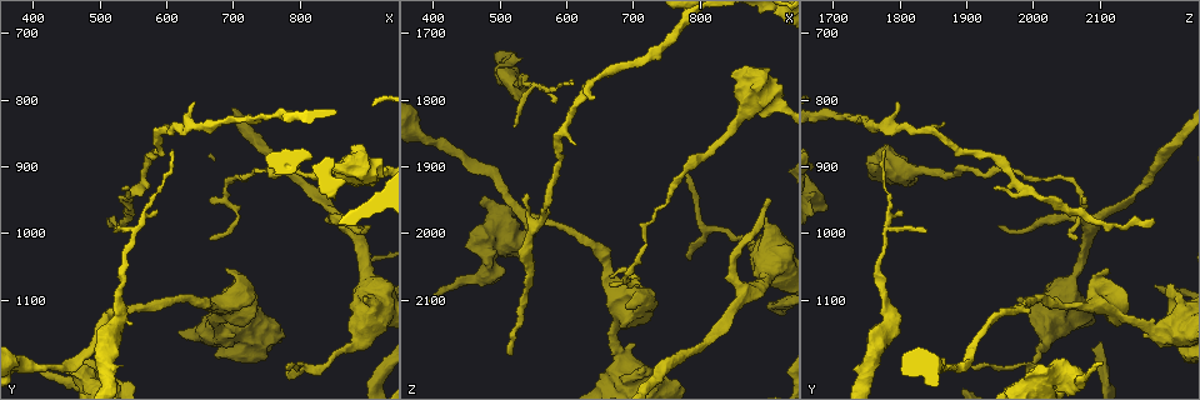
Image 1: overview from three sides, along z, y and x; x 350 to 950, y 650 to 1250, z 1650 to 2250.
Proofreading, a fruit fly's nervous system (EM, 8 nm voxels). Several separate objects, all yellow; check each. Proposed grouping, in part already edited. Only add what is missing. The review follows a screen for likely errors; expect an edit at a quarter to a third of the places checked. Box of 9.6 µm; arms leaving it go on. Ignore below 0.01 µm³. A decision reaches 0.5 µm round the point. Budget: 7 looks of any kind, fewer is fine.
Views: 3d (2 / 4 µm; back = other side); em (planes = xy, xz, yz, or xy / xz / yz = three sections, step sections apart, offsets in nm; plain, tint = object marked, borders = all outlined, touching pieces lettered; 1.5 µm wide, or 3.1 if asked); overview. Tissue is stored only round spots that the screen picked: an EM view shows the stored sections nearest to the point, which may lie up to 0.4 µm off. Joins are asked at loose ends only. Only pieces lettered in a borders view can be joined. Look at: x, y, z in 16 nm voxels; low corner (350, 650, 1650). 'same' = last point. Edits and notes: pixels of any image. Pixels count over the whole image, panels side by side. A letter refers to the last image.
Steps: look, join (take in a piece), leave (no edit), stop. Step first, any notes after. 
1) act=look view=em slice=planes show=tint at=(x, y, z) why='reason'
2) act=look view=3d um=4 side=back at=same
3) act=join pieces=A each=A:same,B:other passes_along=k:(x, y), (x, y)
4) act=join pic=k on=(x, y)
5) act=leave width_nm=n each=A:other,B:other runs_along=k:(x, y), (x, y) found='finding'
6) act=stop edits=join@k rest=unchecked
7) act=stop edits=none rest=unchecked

act=look view=3d um=2 at=(525, 1000, 1840) why='thin end'

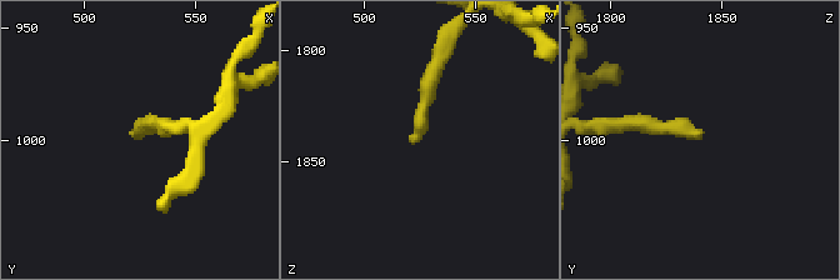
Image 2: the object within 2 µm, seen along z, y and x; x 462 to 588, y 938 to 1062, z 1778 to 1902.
act=look view=em slice=planes show=borders at=(523, 999, 1841) why='shape alone is not enough'

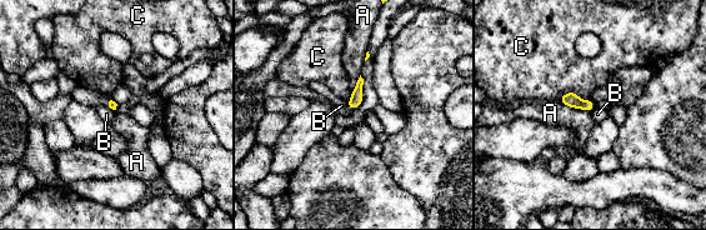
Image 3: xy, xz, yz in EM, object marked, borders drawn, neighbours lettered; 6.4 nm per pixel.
act=leave each=A:other,B:other,C:other border=3:(346, 101), (346, 105), (352, 110) found='none of them fits'

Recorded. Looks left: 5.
act=look view=em slice=planes show=borders at=(665, 950, 2075) why='branch stops here'

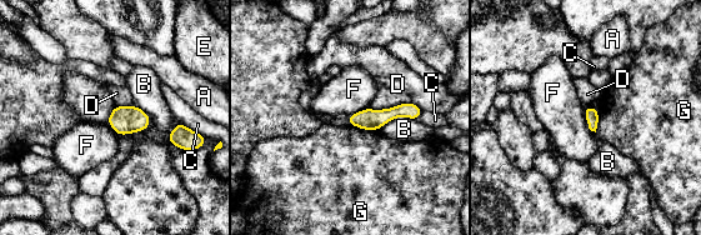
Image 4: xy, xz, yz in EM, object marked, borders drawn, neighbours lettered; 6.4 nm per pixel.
act=leave each=A:other,B:other,C:other,D:other,E:other,F:other,G:other runs_along=4:(417, 111), (351, 121) found='no lettered piece goes on from it'

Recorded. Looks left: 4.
act=look view=em slice=planes show=borders at=(515, 980, 2185) why='free end'

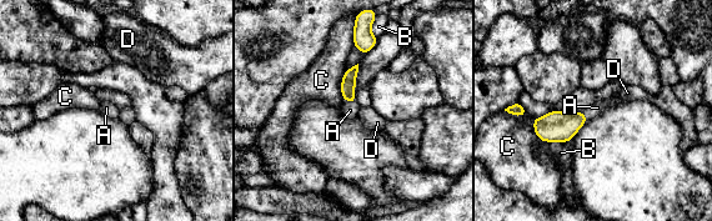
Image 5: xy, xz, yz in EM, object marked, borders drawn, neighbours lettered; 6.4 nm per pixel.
act=join pieces=A width_nm=100 each=A:same,B:other,C:other,D:other passes_along=5:(347, 86), (350, 103), (350, 110) found='it goes on there'

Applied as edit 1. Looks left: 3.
act=stop edits=join@5 rest=unchecked

